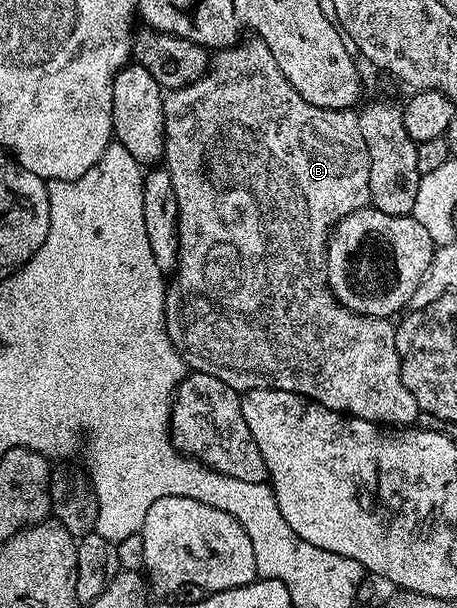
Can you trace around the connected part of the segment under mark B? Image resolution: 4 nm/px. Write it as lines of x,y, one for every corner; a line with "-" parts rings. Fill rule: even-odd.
257,37
239,41
232,47
221,48
209,60
209,67
198,80
186,88
166,91
164,95
164,137
166,153
164,170
172,177
172,189
176,189
178,206
178,236
180,253
178,270
166,288
166,328
172,337
172,345
180,353
190,371
208,373
208,377
220,377
224,385
245,393
257,387
275,387
312,399
322,407
351,415
379,425
401,429
413,424
420,412
416,397
404,385
396,353
395,324
390,319
377,319
371,315
358,315
336,301
326,285
326,240
334,226
348,213
356,213
370,203
370,158
360,137
358,116
353,110
333,111
312,105
292,89
288,77
280,73
272,49

